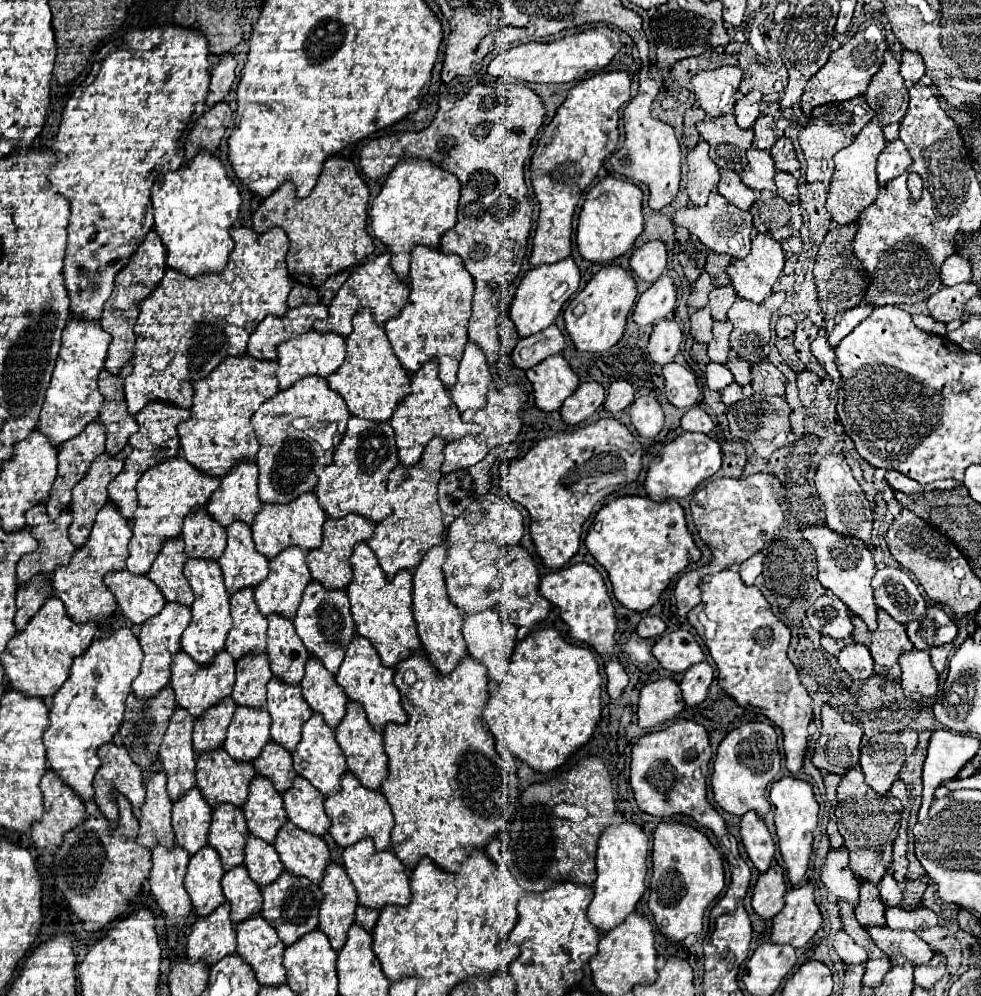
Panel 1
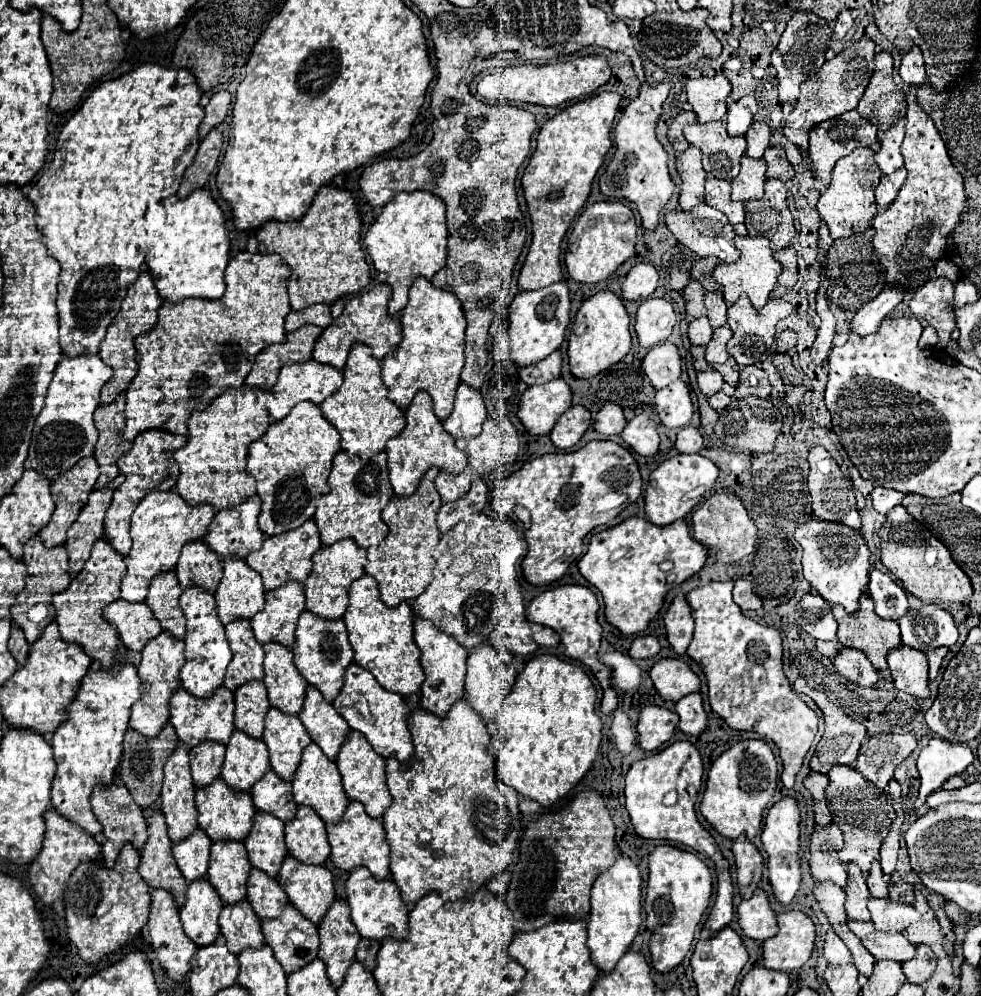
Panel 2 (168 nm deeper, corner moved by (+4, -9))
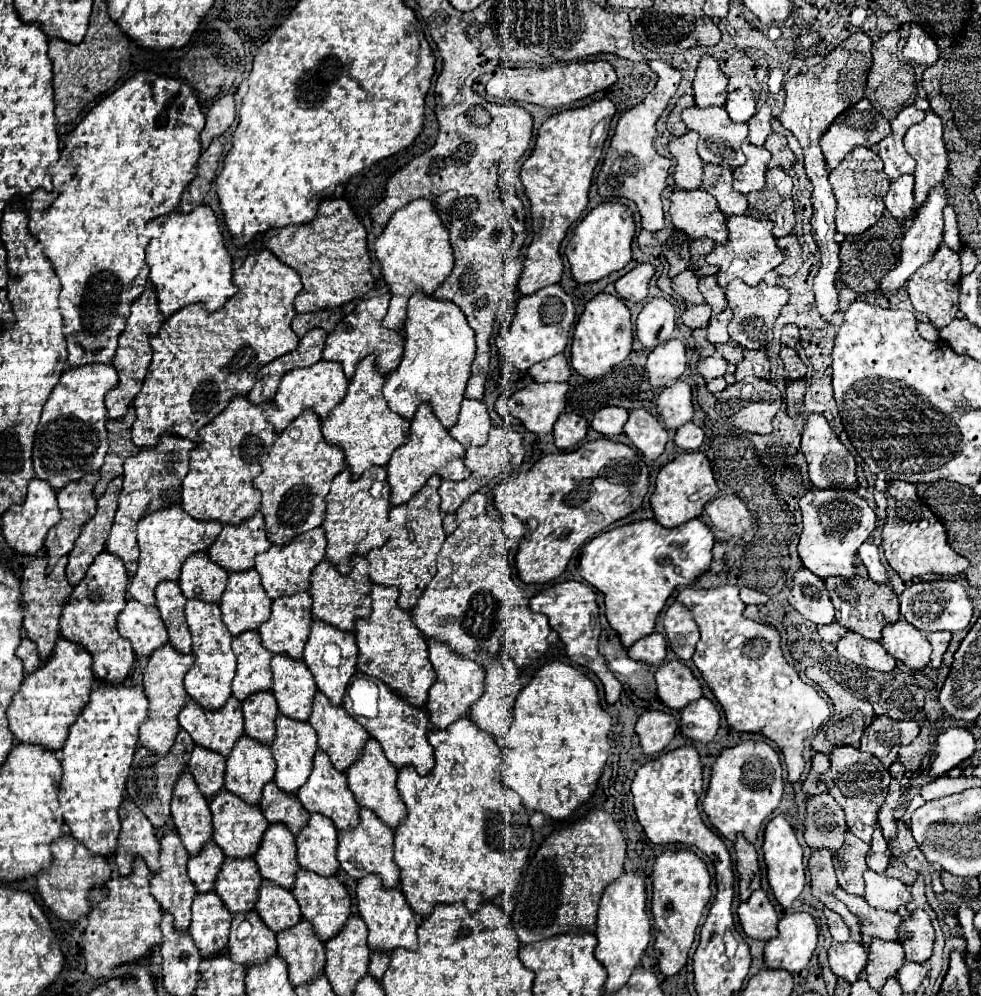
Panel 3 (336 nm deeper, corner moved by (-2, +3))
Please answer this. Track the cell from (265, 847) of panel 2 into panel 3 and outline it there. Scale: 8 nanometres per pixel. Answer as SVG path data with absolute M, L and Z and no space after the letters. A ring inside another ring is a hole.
M271 824L263 836L261 848L255 854L255 862L265 880L293 890L297 864L297 846L295 836L283 828L283 824Z

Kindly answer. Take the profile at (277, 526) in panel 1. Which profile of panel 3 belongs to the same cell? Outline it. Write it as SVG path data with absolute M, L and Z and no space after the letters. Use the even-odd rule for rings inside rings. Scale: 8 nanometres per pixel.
M313 528L311 532L297 536L291 544L287 544L287 548L271 546L267 552L259 554L255 558L255 570L261 576L261 584L267 592L267 596L271 600L277 600L281 596L293 596L293 594L305 592L309 588L311 572L323 560L325 560L325 532L323 532L323 528Z

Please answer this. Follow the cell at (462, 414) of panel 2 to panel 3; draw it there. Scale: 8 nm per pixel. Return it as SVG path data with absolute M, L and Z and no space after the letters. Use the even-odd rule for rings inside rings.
M465 398L461 404L459 420L449 430L449 434L465 448L471 448L471 446L483 446L487 442L489 428L491 428L491 420L487 414L487 406L479 400Z

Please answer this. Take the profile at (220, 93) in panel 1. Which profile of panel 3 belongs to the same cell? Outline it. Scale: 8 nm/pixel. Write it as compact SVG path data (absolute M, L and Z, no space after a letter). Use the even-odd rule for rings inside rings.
M225 94L223 98L215 100L215 104L207 112L207 122L205 122L205 128L201 132L203 150L207 150L207 146L211 144L213 138L225 134L229 130L229 126L233 124L233 120L235 120L233 94Z

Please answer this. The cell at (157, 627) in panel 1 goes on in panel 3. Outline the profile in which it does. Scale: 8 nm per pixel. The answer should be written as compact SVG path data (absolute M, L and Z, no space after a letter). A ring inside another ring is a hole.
M165 644L163 648L155 650L149 658L149 664L143 674L143 688L149 700L149 720L141 728L139 744L151 750L153 754L165 756L175 742L175 736L179 732L177 714L187 704L187 692L183 688L183 678L189 672L191 664L193 664L193 654L181 654L175 648L171 648L171 644Z

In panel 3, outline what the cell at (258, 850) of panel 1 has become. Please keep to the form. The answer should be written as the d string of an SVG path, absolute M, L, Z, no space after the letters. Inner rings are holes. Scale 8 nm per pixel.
M263 880L259 888L259 900L255 910L261 916L261 920L267 924L267 928L273 930L275 934L297 926L297 922L301 920L299 904L293 898L291 890L279 888L269 880Z

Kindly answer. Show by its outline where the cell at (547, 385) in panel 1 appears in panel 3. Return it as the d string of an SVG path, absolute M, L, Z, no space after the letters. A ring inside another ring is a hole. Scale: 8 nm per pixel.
M533 382L523 390L499 400L499 414L503 418L517 418L533 434L551 434L555 420L565 410L565 394L569 384L539 384Z

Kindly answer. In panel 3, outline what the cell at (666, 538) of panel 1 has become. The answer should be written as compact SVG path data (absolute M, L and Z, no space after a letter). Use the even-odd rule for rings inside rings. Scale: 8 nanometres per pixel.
M695 518L671 530L655 520L641 520L603 532L583 546L581 576L587 584L603 592L605 618L625 648L655 630L657 616L675 588L695 584L709 570L713 542L711 528Z

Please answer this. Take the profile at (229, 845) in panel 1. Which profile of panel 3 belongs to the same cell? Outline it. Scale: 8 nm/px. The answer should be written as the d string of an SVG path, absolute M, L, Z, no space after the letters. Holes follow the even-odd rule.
M225 858L225 864L215 882L215 892L231 914L247 914L255 910L261 876L253 858Z

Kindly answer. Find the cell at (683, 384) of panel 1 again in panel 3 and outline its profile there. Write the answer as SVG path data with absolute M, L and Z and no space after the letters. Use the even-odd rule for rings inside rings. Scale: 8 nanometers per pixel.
M683 380L663 388L657 398L657 416L661 418L667 428L681 428L693 418L693 400L691 400L691 386Z

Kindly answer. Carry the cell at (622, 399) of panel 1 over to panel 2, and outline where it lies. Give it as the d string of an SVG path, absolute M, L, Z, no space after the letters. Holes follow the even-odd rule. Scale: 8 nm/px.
M605 404L597 414L595 414L595 430L603 436L615 436L625 428L625 418L623 410L619 404Z

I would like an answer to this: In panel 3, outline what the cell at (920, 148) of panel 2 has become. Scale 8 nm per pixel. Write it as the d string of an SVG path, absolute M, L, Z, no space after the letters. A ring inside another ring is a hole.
M931 110L925 120L915 124L905 136L905 148L917 162L915 168L915 210L927 192L945 180L947 174L947 152L943 144L943 124Z

